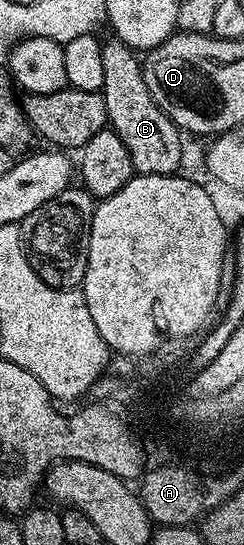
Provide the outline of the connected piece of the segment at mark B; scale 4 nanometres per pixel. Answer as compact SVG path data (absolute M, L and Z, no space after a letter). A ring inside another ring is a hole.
M118 39L110 40L104 40L101 47L101 64L105 70L105 83L101 92L105 99L110 128L115 130L115 134L125 143L125 147L129 147L129 155L133 159L136 174L178 174L179 164L183 161L184 138L181 131L169 119L169 115L161 111L153 95L149 95L149 87L143 74L143 63L136 50L130 49L126 43Z

